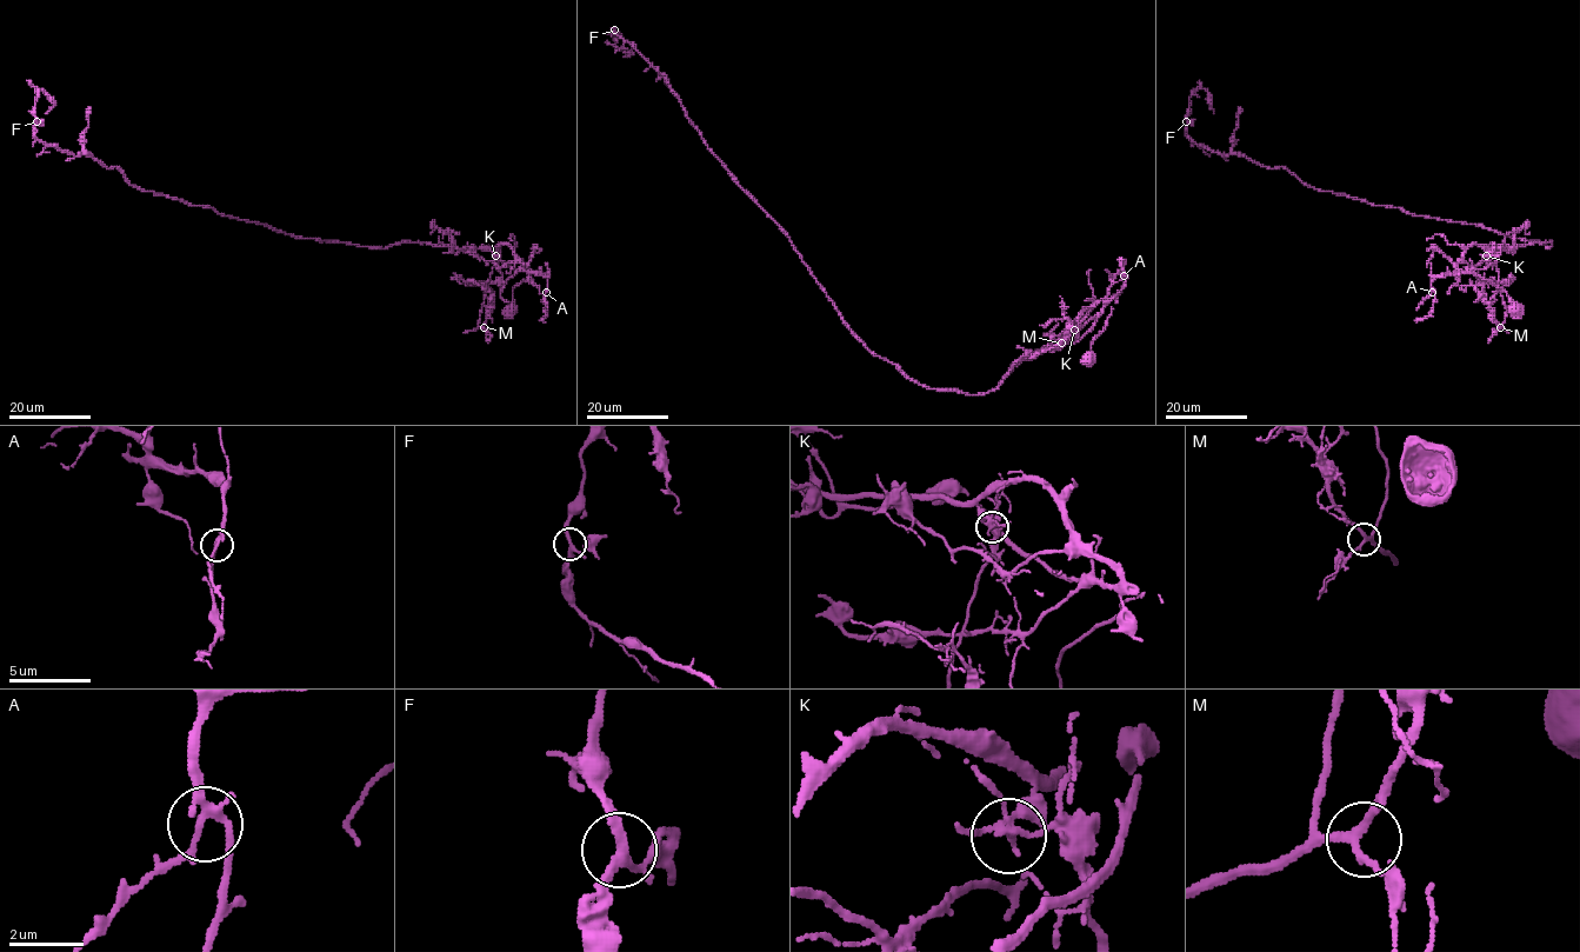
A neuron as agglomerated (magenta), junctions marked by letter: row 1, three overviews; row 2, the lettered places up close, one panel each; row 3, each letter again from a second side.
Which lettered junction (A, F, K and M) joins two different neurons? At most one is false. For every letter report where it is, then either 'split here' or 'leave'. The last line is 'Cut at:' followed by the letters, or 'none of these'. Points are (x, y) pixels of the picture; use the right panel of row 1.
A: place (1432, 292); leave
F: place (1186, 121); leave
K: place (1486, 255); split here
M: place (1500, 327); leave
Cut at: K

